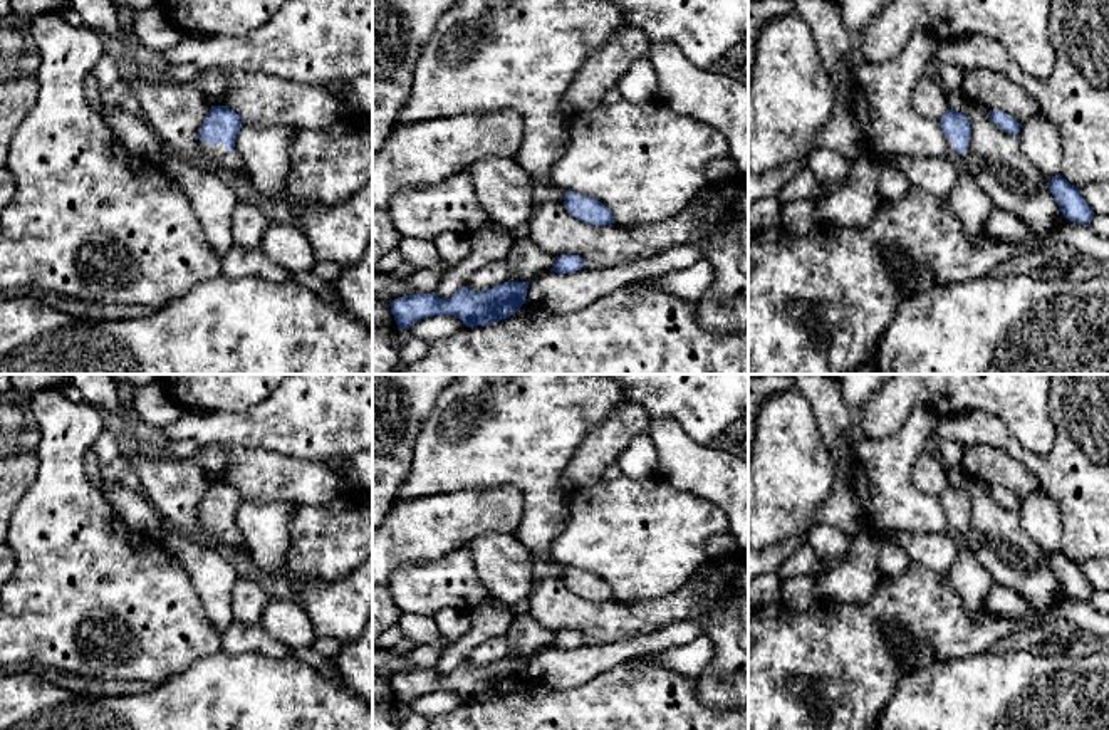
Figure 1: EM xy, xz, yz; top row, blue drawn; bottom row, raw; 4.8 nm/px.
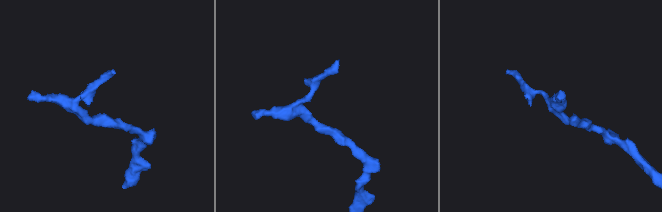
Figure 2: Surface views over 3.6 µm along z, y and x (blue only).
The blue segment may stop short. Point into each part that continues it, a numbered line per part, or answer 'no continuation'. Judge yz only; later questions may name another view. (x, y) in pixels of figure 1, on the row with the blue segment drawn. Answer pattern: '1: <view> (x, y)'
1: yz (952, 151)

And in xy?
1: xy (232, 160)

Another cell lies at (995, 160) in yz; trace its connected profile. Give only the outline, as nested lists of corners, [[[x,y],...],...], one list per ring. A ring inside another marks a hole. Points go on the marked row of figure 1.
[[[961,89],[946,94],[950,109],[968,117],[971,139],[961,163],[995,208],[1017,215],[1028,233],[1050,240],[1064,216],[1049,188],[1049,176],[1023,153],[1018,136],[1008,134],[990,119],[990,111],[968,101]]]

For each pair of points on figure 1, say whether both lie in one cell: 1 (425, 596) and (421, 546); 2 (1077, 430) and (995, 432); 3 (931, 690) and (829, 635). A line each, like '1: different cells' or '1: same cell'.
1: different cells
2: same cell
3: different cells

